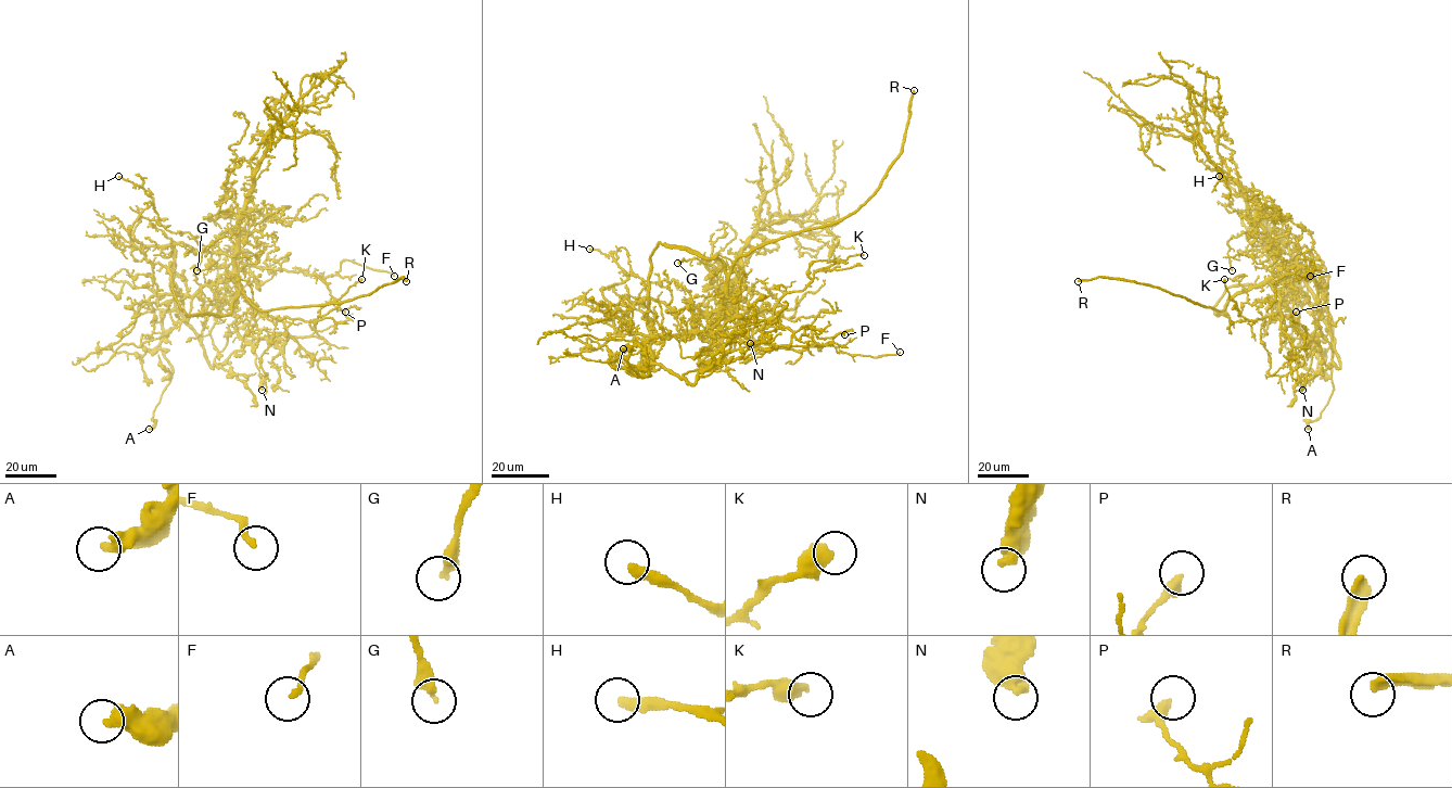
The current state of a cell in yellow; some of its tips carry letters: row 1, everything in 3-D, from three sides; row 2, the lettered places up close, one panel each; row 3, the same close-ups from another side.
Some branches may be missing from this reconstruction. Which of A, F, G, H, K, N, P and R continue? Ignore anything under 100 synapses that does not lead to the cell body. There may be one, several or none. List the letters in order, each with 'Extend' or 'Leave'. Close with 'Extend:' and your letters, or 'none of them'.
A: Leave
F: Leave
G: Leave
H: Leave
K: Leave
N: Leave
P: Leave
R: Extend
Extend: R

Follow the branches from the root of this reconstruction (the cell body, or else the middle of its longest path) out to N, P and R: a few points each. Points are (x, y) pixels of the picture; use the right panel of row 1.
N: (1276, 267), (1293, 264), (1313, 280), (1319, 325), (1333, 352), (1332, 361), (1326, 366), (1316, 344), (1302, 390)
P: (1276, 267), (1293, 264), (1314, 283), (1319, 320), (1310, 337), (1303, 337), (1306, 331), (1291, 319), (1296, 312)
R: (1276, 267), (1274, 274), (1258, 286), (1235, 293), (1221, 310), (1124, 279), (1097, 277), (1078, 281)

